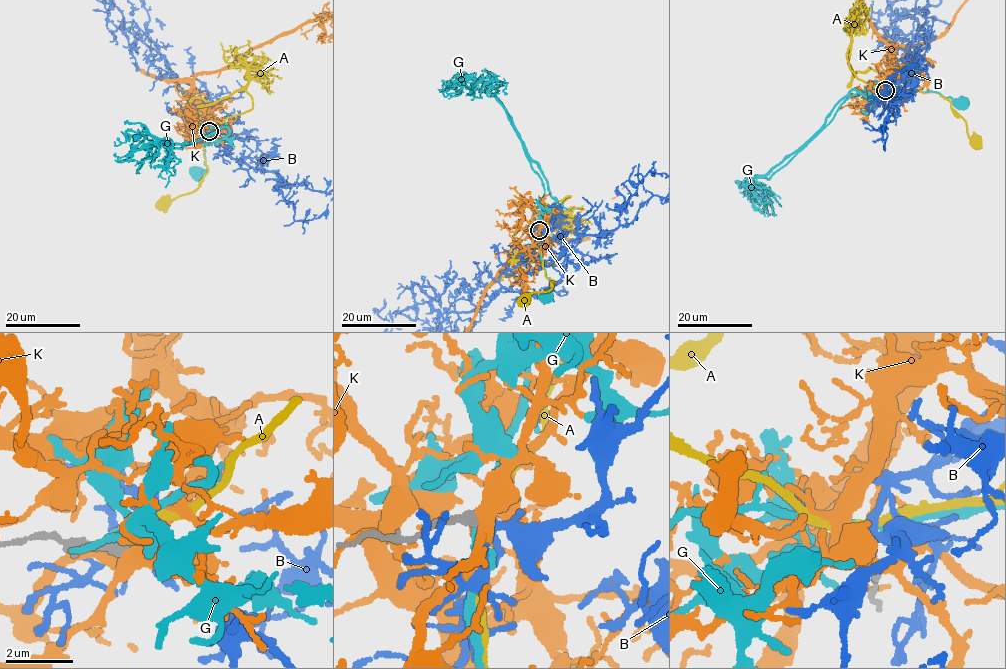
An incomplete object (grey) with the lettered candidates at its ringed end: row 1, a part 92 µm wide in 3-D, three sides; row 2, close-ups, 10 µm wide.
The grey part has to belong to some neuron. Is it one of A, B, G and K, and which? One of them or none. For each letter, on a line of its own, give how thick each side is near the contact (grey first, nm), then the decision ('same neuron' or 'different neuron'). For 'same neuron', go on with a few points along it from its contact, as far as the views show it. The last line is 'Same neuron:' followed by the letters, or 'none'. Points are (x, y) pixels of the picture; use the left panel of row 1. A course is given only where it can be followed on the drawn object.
A: calibres 460 and 190 nm; different neuron
B: calibres 440 and 150 nm; same neuron
G: calibres 440 and 180 nm; different neuron
K: calibres 480 and 440 nm; different neuron
Same neuron: B

